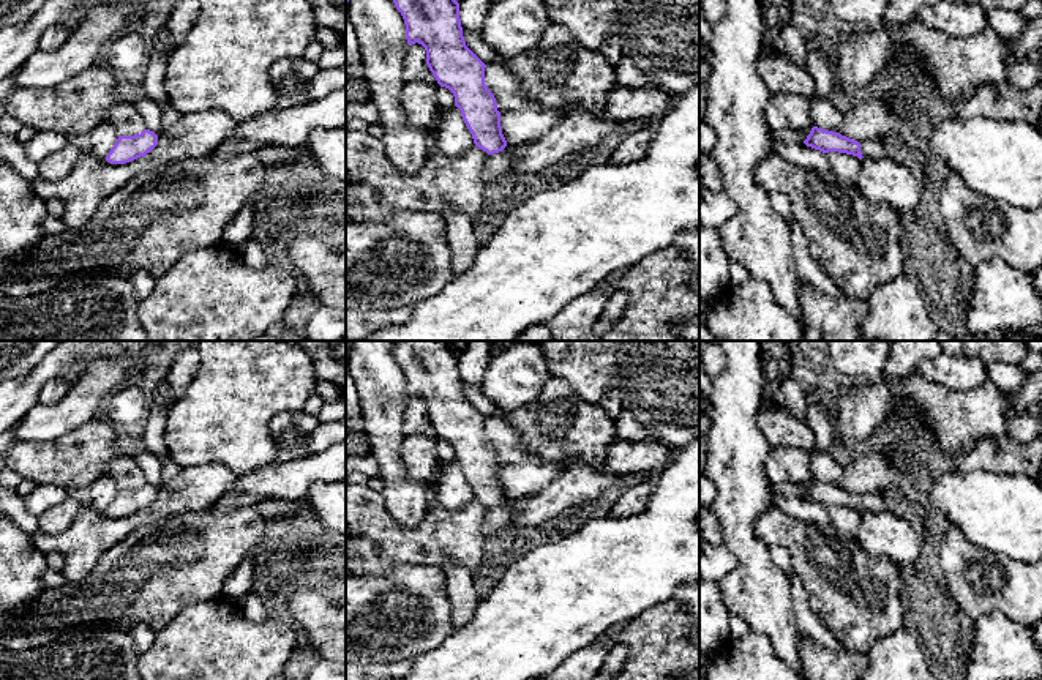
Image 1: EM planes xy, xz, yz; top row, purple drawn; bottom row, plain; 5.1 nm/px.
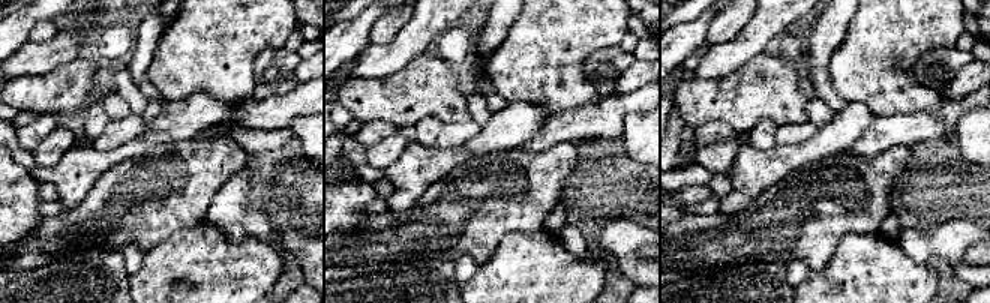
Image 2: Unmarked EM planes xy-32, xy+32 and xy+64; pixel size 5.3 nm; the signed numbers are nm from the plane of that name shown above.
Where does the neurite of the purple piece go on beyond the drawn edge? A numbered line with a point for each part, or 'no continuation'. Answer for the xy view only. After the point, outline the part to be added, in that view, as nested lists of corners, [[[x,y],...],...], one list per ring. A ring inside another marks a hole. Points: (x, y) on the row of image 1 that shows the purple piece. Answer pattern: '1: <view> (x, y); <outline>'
no continuation

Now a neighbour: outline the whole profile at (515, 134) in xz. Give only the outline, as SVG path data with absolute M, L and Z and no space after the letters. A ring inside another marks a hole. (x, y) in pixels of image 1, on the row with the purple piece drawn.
M500 65L485 68L485 85L496 98L507 145L523 145L538 139L564 115L559 109L529 101L519 79Z

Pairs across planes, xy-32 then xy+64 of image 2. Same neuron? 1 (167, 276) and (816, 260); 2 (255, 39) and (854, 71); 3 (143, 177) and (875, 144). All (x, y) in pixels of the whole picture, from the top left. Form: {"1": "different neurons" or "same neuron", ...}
{"1": "different neurons", "2": "same neuron", "3": "different neurons"}

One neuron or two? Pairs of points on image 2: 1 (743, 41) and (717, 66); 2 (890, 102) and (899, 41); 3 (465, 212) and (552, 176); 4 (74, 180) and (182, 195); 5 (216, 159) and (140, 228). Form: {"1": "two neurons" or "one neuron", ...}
{"1": "one neuron", "2": "one neuron", "3": "one neuron", "4": "two neurons", "5": "one neuron"}

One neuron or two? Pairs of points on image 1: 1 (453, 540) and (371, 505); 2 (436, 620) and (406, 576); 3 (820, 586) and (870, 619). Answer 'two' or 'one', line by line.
1: one
2: one
3: one

